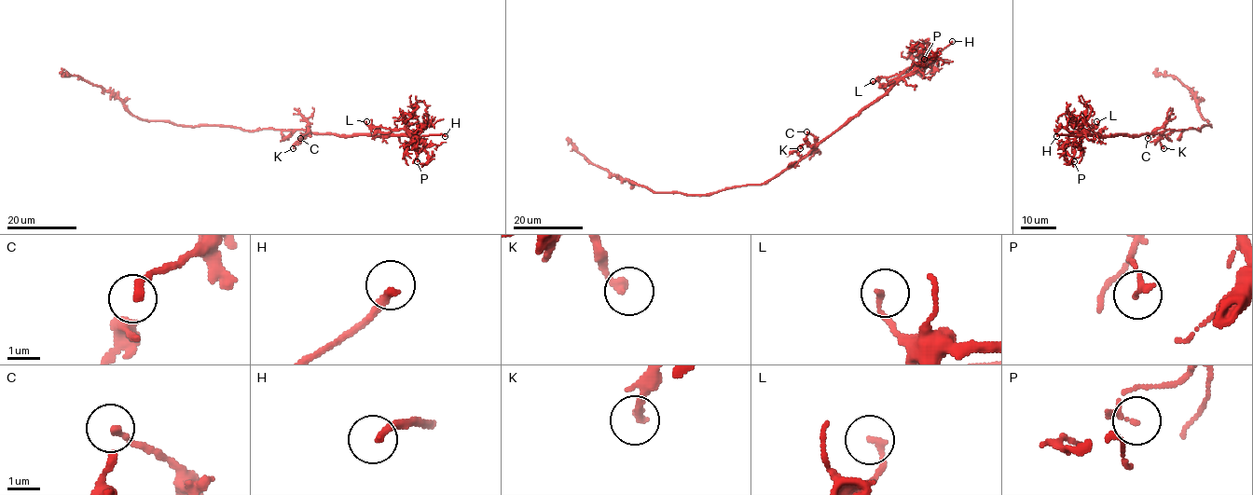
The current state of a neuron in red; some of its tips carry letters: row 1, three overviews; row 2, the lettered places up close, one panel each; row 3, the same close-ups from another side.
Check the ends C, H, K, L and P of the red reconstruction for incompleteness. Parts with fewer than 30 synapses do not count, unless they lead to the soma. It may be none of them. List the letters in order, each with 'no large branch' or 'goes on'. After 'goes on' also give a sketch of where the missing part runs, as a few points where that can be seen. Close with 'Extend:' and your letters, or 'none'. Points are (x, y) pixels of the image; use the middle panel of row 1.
C: no large branch
H: goes on
K: no large branch
L: no large branch
P: no large branch
Extend: H

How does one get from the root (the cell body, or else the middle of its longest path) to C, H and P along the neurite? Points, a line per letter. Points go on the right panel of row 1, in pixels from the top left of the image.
C: (1197, 129), (1156, 128), (1148, 138)
H: (1197, 129), (1164, 130), (1140, 135), (1056, 136)
P: (1197, 129), (1164, 130), (1140, 135), (1083, 133), (1080, 139), (1081, 155), (1073, 158), (1074, 161)

